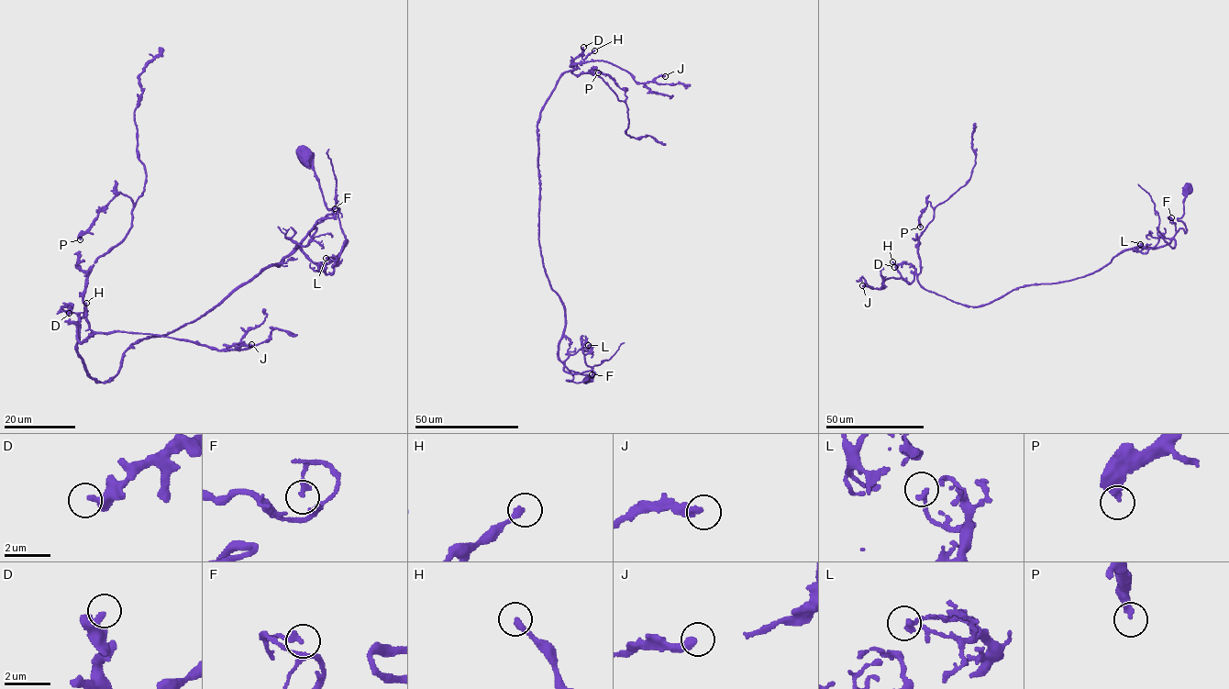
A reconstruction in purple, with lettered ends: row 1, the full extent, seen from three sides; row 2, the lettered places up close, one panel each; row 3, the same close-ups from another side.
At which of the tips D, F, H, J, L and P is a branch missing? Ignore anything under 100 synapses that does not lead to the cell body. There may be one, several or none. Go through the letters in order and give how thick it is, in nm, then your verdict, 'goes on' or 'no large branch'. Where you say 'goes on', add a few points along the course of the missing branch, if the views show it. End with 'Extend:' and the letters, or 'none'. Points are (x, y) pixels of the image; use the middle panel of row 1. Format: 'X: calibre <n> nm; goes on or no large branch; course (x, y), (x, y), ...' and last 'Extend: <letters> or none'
D: calibre 400 nm; no large branch
F: calibre 220 nm; no large branch
H: calibre 240 nm; no large branch
J: calibre 360 nm; no large branch
L: calibre 240 nm; no large branch
P: calibre 320 nm; no large branch
Extend: none

